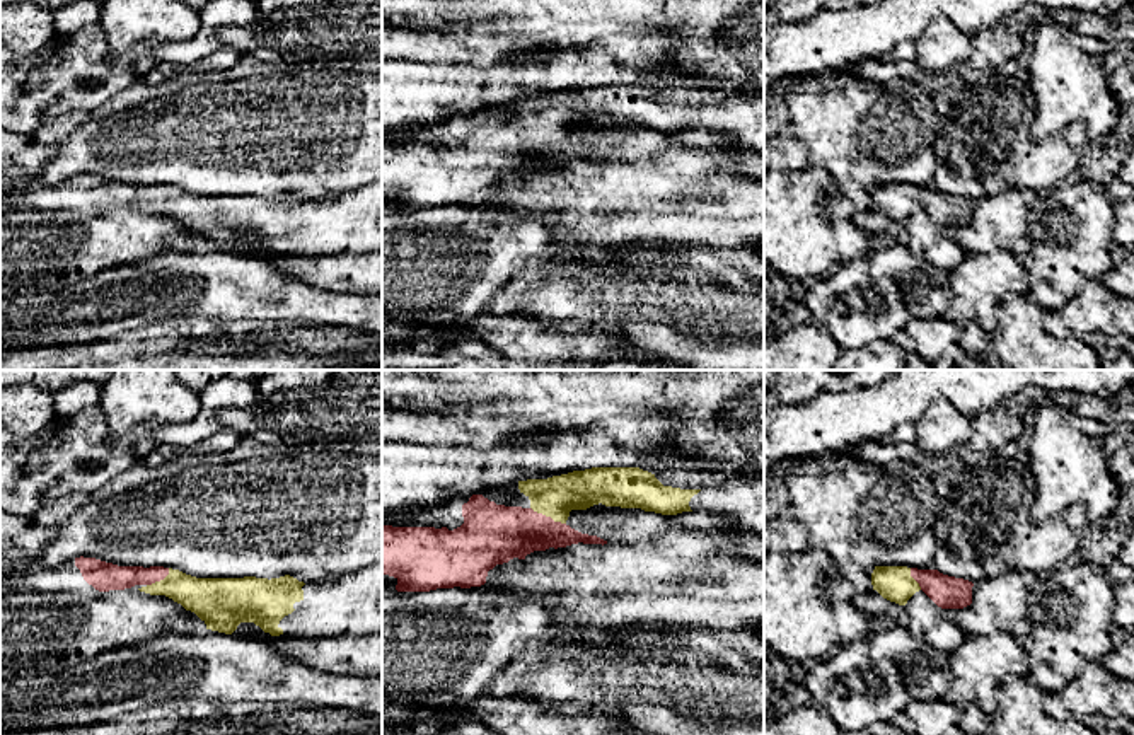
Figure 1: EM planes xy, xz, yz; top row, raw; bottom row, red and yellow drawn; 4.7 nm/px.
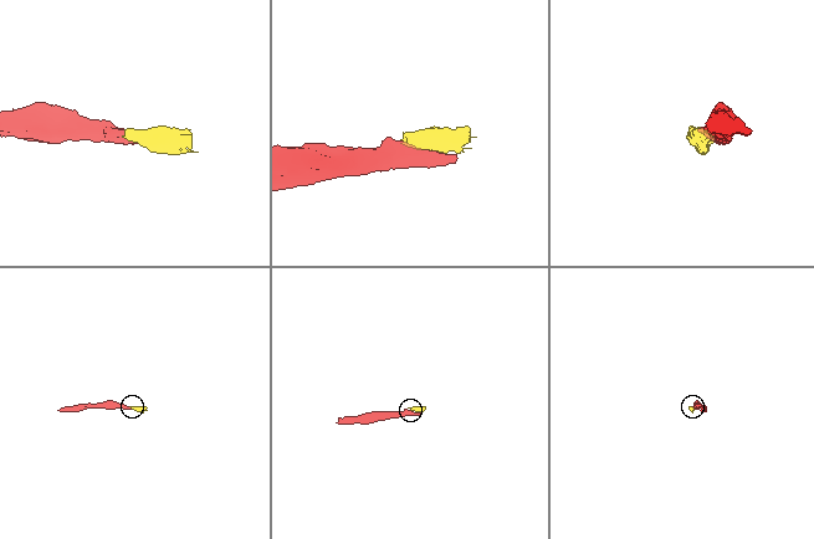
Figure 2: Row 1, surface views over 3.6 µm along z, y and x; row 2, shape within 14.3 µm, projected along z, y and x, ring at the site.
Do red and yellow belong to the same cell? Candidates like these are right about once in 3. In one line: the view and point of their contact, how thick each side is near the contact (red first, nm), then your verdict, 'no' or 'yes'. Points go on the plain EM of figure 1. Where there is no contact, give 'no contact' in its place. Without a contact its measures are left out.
meets red in xz at (548, 135); 260 nm thick on the red side, 190 nm on the other; yes

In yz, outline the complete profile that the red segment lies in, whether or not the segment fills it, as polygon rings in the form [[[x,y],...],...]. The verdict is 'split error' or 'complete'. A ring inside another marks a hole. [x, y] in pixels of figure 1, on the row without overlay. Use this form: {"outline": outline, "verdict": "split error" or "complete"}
{"outline": [[[875,184],[871,203],[883,217],[905,223],[923,208],[941,227],[963,227],[972,222],[974,201],[940,191],[907,184]]], "verdict": "split error"}

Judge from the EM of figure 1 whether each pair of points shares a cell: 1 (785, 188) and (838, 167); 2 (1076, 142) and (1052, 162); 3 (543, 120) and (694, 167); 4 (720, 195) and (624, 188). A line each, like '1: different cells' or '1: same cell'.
1: different cells
2: different cells
3: different cells
4: same cell

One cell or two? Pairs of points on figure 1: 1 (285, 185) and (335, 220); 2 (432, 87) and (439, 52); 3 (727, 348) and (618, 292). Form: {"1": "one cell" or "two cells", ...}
{"1": "two cells", "2": "two cells", "3": "one cell"}

